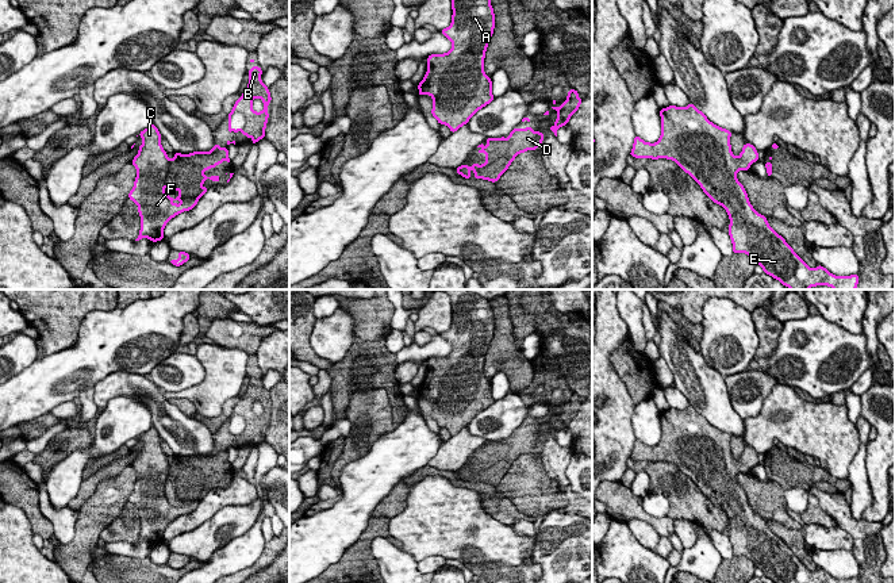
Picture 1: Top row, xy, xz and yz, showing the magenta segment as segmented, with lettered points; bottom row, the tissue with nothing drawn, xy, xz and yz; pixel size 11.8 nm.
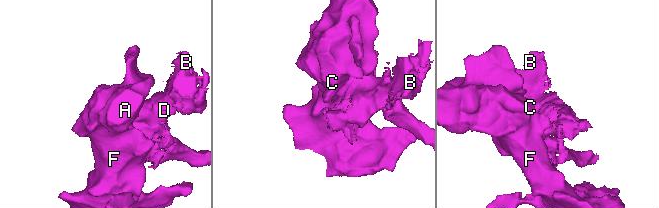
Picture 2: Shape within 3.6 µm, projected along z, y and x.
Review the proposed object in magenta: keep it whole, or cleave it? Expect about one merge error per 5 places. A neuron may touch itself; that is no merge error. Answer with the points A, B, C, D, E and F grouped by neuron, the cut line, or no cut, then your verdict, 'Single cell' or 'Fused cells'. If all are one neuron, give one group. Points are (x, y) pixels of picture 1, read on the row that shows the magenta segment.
Groups: A B C D E F. No split. Single cell

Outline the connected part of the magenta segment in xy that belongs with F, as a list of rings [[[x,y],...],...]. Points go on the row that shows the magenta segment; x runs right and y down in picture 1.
[[[153,123],[138,135],[142,137],[142,145],[131,161],[137,177],[128,193],[141,216],[135,241],[147,238],[157,242],[164,239],[164,229],[172,218],[195,208],[208,189],[203,187],[204,181],[220,181],[220,176],[207,177],[203,172],[223,161],[231,164],[231,160],[227,147],[220,147],[219,143],[210,151],[174,153],[169,160],[161,145],[161,134]]]

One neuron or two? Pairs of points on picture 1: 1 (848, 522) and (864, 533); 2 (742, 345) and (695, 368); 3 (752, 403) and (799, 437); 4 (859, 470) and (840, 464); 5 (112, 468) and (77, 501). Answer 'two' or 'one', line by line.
1: one
2: one
3: two
4: two
5: one

